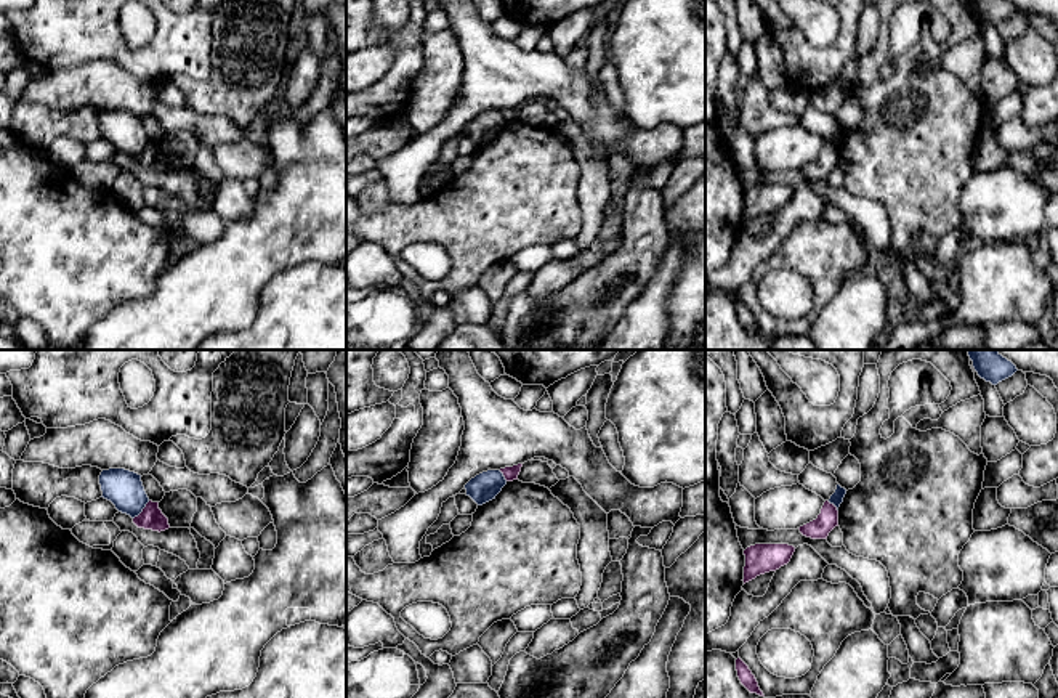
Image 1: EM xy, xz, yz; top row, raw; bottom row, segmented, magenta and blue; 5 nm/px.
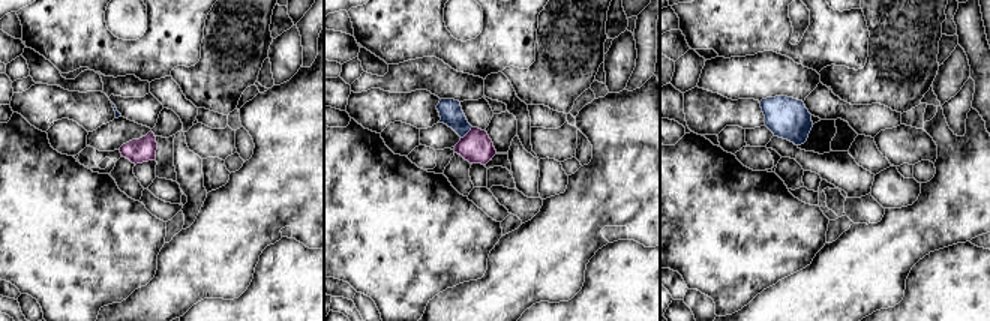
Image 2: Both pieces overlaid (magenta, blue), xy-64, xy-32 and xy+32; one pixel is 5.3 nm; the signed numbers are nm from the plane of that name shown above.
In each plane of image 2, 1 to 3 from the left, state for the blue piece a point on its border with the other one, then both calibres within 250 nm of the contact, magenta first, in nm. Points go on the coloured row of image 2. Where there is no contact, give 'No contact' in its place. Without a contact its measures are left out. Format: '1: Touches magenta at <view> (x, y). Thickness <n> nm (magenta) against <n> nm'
1: No contact
2: Touches magenta at xy-32 (468, 132). Thickness 170 nm (magenta) against 130 nm
3: No contact

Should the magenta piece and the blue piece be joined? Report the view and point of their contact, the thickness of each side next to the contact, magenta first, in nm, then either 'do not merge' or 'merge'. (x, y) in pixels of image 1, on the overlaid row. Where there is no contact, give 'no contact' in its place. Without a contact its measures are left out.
contact xy (143, 511); calibres 120 and 190 nm; do not merge

